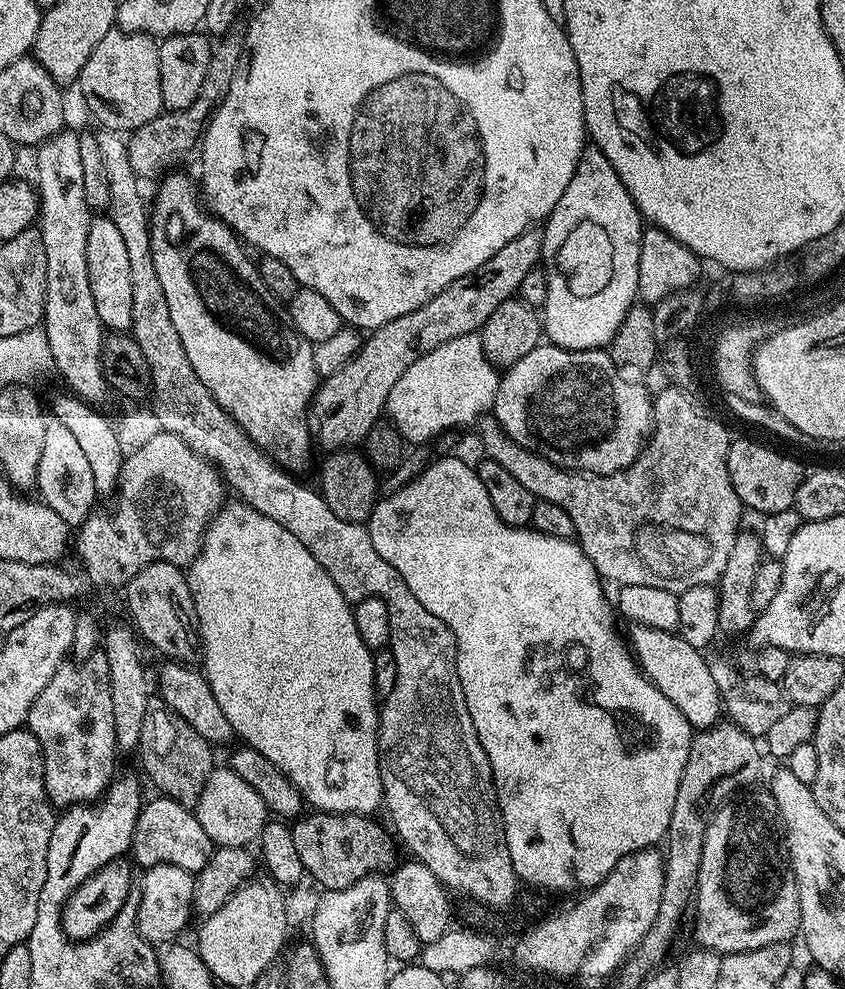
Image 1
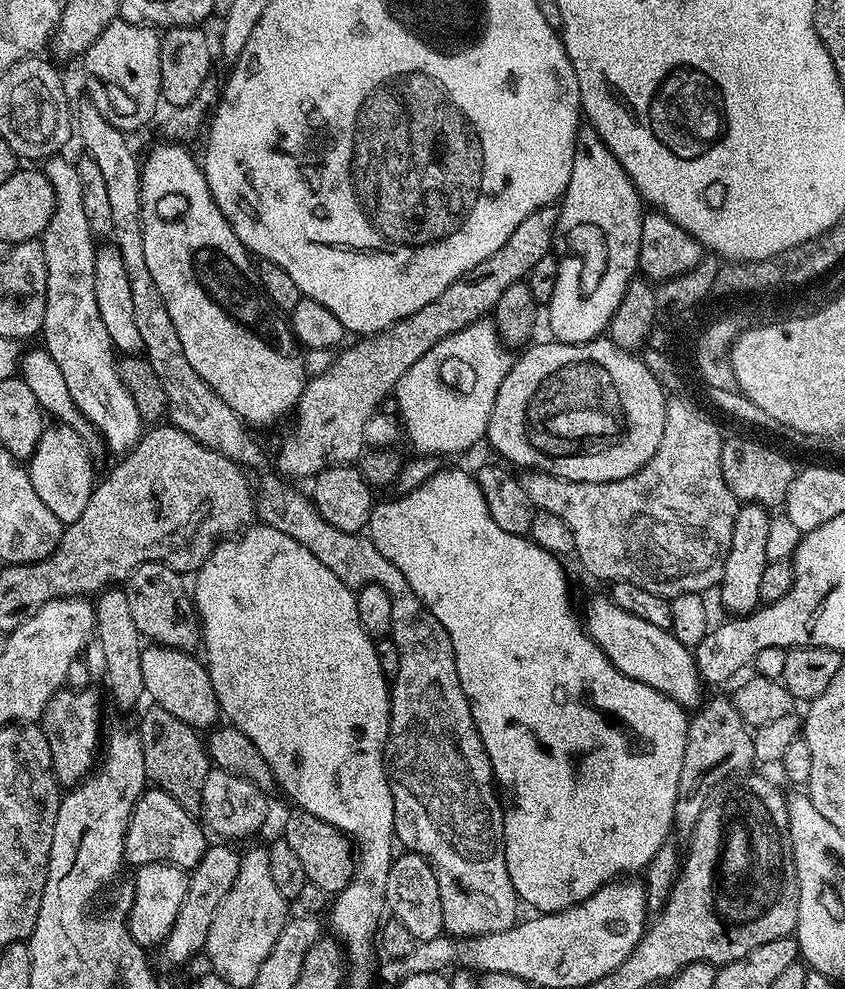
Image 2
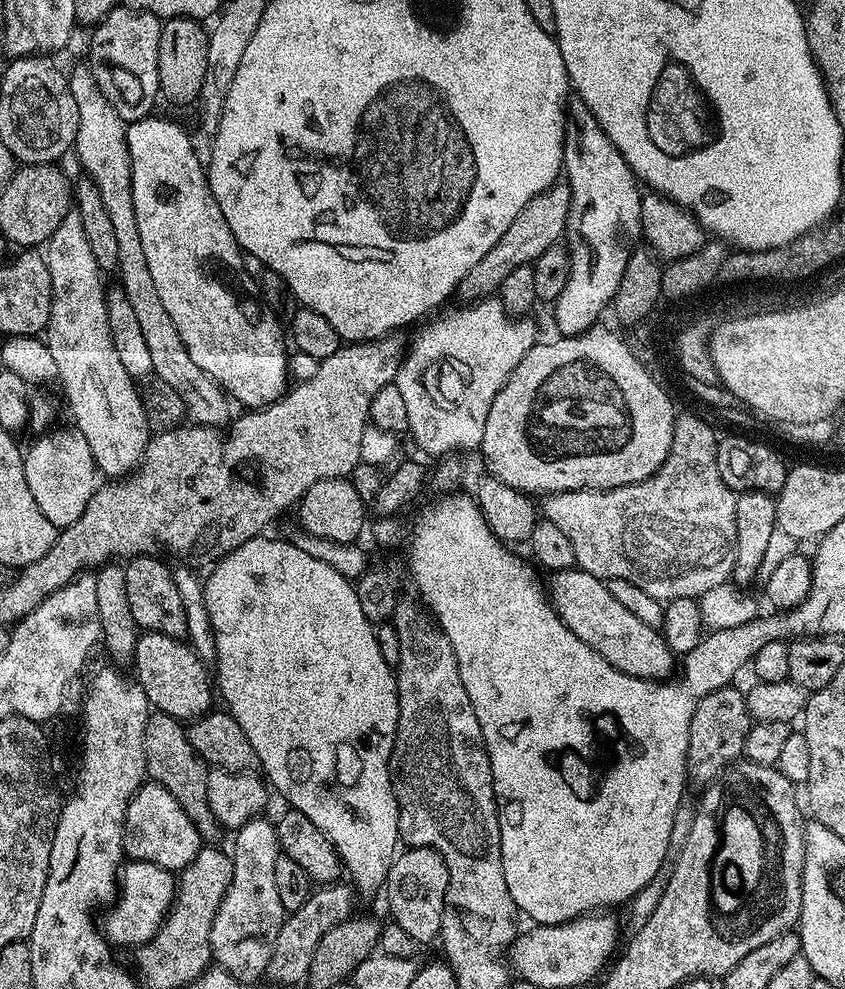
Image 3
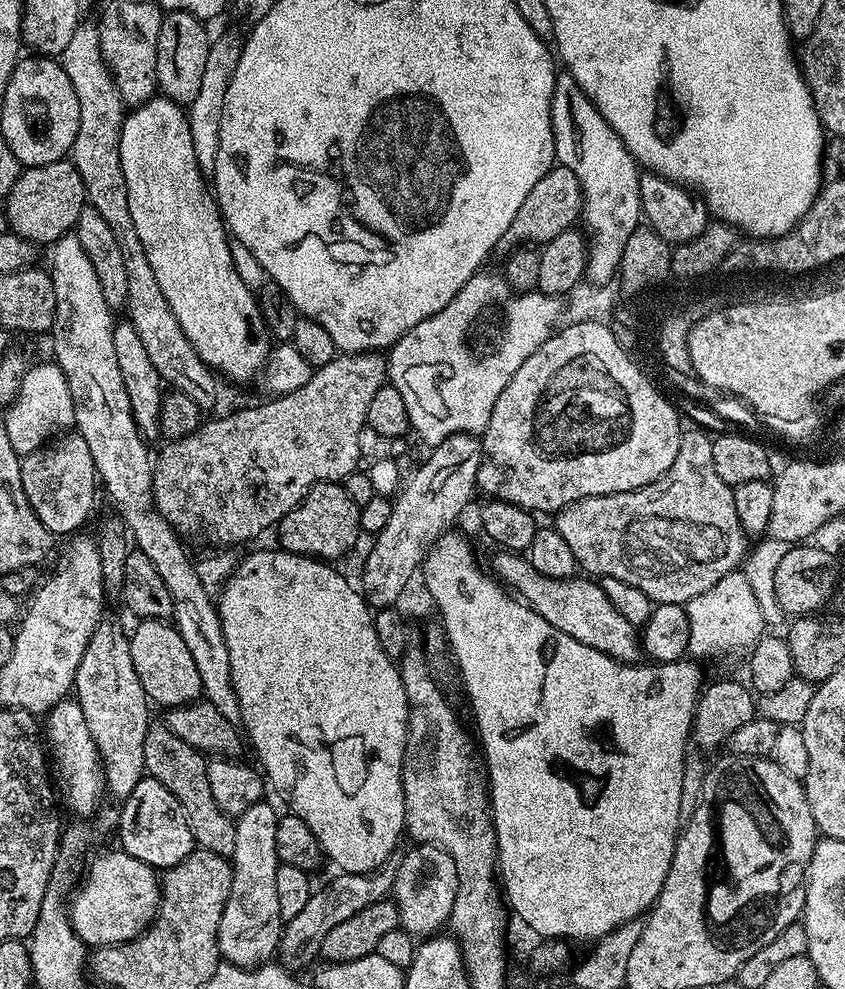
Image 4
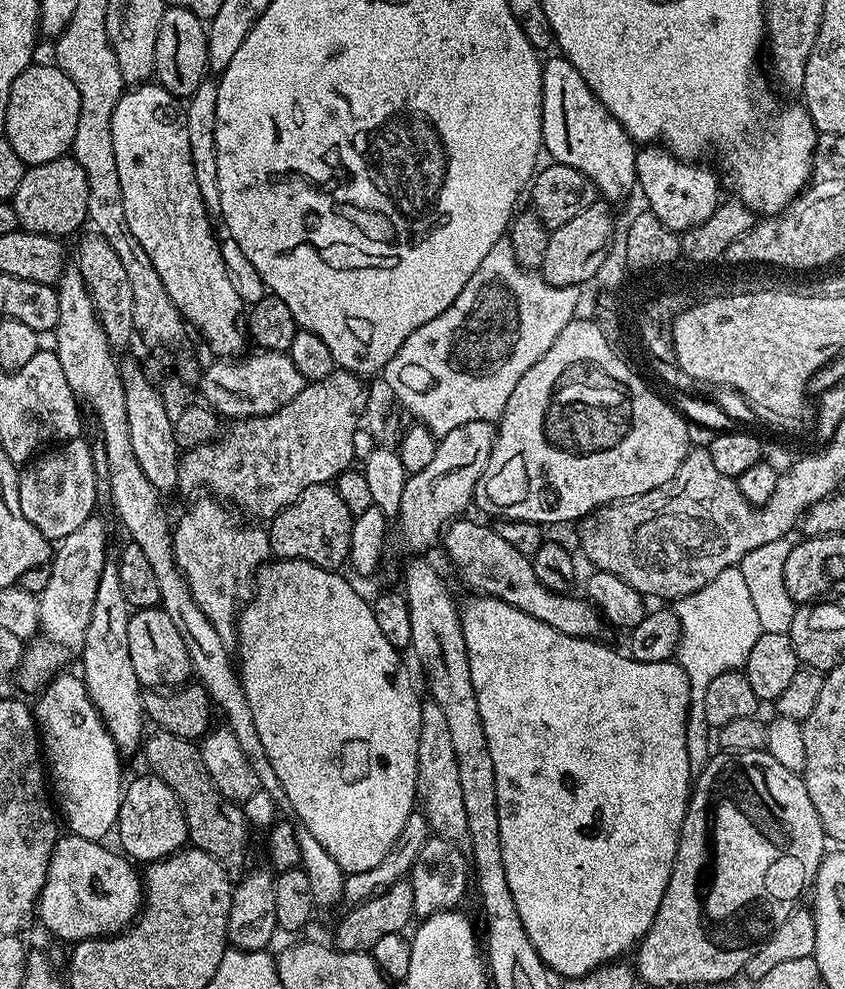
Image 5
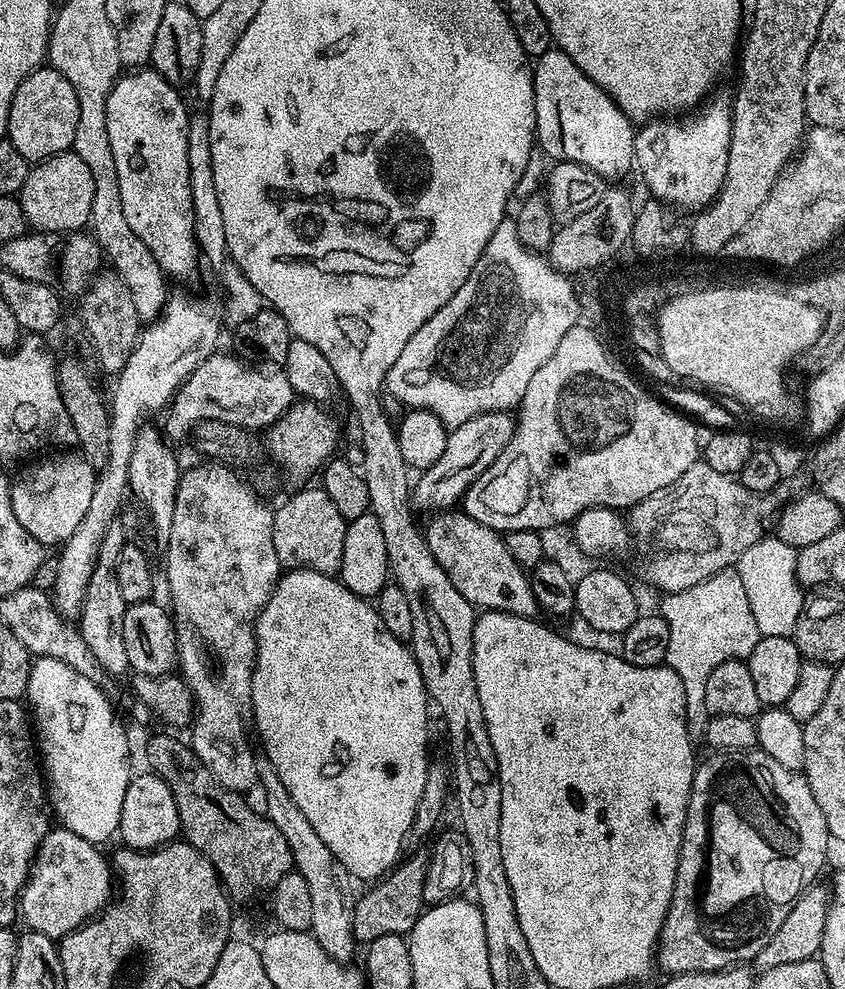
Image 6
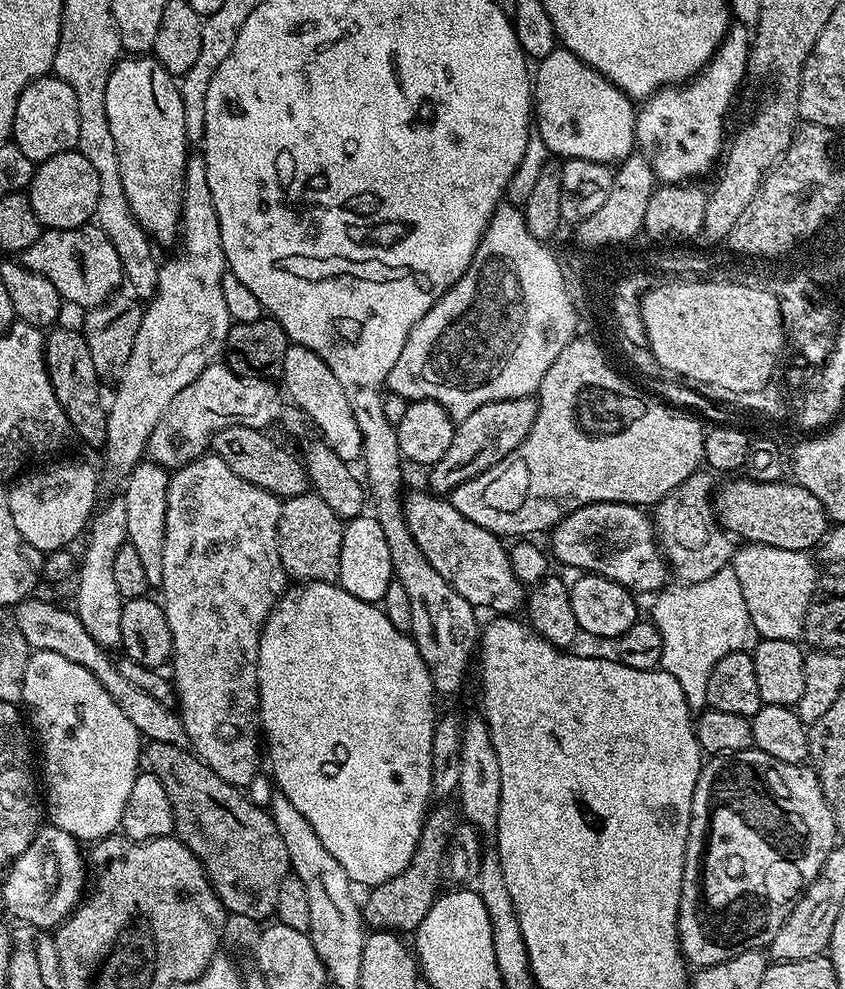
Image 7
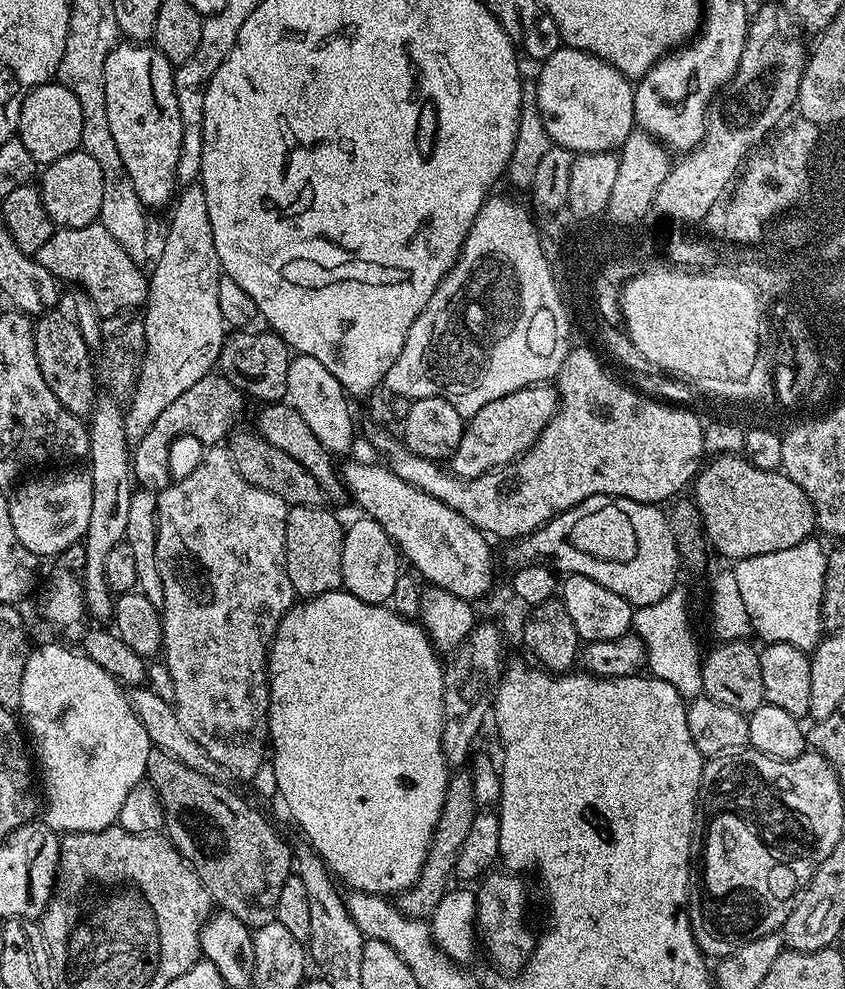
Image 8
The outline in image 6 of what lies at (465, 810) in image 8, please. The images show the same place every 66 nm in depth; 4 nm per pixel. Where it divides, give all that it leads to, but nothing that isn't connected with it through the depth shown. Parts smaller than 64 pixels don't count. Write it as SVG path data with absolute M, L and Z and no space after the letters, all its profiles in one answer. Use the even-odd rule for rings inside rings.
M416 850L416 853L403 862L397 863L368 893L361 895L354 906L354 922L352 933L361 945L374 942L374 938L382 938L382 934L398 934L407 937L418 922L419 916L425 912L424 879L428 869L428 852Z

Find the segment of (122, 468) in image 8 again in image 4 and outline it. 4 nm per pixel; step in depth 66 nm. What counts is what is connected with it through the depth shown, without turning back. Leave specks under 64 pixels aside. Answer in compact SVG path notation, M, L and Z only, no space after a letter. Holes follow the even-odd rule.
M101 619L94 634L90 634L90 646L86 646L82 662L78 662L74 698L82 706L82 714L86 714L86 726L90 726L96 743L107 795L123 802L146 775L142 746L150 723L150 701L142 690L142 682L138 682L134 658L130 658L129 633L108 619Z

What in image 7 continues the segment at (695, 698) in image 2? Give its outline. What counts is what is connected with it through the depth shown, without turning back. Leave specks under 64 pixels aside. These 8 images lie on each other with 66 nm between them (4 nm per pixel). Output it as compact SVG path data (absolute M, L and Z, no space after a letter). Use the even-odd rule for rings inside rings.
M423 491L412 492L409 496L407 493L404 517L406 526L410 528L414 542L418 542L418 550L422 550L426 562L430 562L430 566L434 566L434 570L438 570L438 574L442 574L442 578L446 578L446 582L450 582L450 586L454 586L454 590L458 590L458 594L462 594L462 598L466 598L466 602L470 602L473 608L493 608L496 611L493 613L496 614L519 613L516 611L519 608L521 611L526 604L526 588L518 578L514 578L514 570L510 570L508 548L500 545L503 544L501 537L478 526L478 522L470 522L470 518L462 518L462 514L458 514L458 510L454 510L454 506L447 499L431 491Z

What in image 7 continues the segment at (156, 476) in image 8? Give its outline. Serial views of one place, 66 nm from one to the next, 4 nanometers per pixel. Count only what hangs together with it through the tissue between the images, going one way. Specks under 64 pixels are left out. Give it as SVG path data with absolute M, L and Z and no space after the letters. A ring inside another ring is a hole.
M213 362L174 397L166 406L154 434L148 439L147 455L155 464L171 469L181 462L196 459L209 447L212 436L226 426L250 426L267 429L268 423L277 419L282 401L276 397L276 388L268 378L244 378L236 376L227 363Z

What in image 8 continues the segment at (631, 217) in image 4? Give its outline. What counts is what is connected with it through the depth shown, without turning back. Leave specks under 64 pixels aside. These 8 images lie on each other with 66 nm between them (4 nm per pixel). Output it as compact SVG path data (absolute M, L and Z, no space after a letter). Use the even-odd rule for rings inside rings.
M561 46L550 58L539 65L540 77L535 77L537 88L536 104L542 118L542 125L553 145L568 148L574 154L581 152L616 152L636 124L634 114L634 84L629 77L614 66L610 66L602 58L577 48Z

